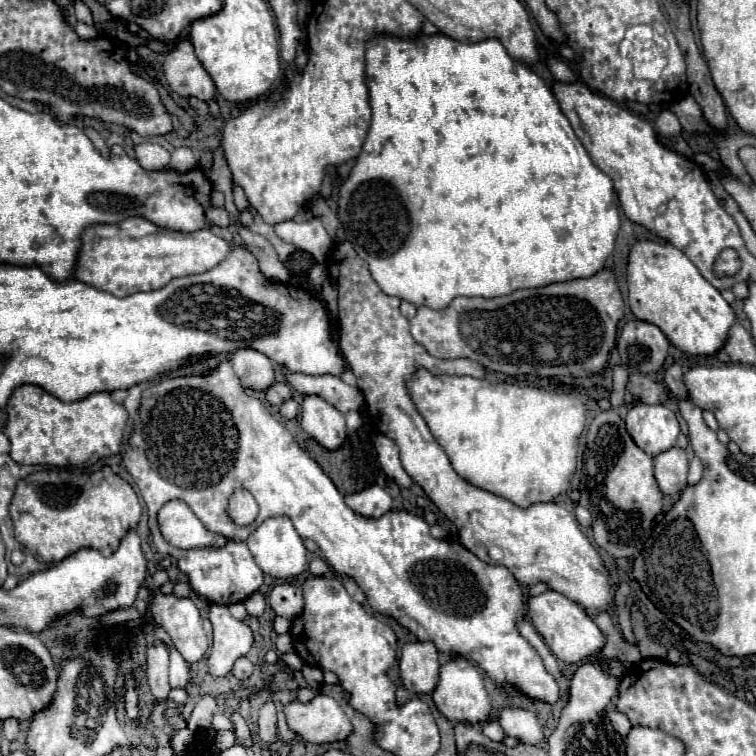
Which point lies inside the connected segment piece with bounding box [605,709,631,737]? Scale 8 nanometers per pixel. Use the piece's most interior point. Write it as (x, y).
(620, 722)

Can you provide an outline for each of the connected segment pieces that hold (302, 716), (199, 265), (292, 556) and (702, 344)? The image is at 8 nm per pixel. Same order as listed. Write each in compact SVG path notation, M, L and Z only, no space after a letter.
M323 693L309 703L293 701L285 705L285 713L291 731L309 743L345 741L353 731L353 725L341 705Z
M131 217L115 225L85 229L75 277L87 285L125 297L137 291L161 289L175 277L205 273L217 267L235 247L241 247L241 243L227 241L211 229L181 233L157 227L143 217Z
M287 517L265 519L265 523L261 523L249 535L247 545L249 545L257 565L263 569L263 573L267 573L271 577L289 579L289 577L297 577L299 573L303 573L307 569L307 549L303 545L303 539L297 535L293 523Z
M641 241L629 253L627 265L627 285L629 285L629 305L637 319L657 325L665 337L689 355L715 355L729 335L729 327L735 323L733 307L721 297L719 289L715 289L699 269L685 257L683 251L673 247L671 243L661 241Z

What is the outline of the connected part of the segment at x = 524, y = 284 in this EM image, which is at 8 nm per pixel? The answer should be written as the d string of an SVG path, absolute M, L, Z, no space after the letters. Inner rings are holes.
M421 35L407 41L395 37L371 39L367 43L365 55L365 85L369 89L373 119L363 151L357 157L349 179L339 189L339 219L343 223L347 241L353 245L357 255L367 261L373 279L387 295L399 297L413 305L443 309L461 295L489 299L509 295L517 289L543 287L549 283L591 277L597 271L605 269L619 231L619 209L613 183L589 159L585 147L573 133L569 119L559 109L553 91L529 67L515 63L507 55L501 41L485 39L481 43L463 43L445 35Z

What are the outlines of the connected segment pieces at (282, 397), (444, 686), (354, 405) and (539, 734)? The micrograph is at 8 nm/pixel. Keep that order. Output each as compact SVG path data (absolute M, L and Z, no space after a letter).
M275 383L275 385L271 385L271 387L265 391L265 397L267 397L267 401L269 401L271 405L277 405L277 407L279 407L283 401L291 399L293 393L291 393L291 387L289 387L287 383Z
M455 657L441 667L441 679L437 683L437 689L433 691L433 701L435 701L435 707L449 721L457 721L457 723L479 725L479 723L485 723L489 719L489 713L491 713L491 697L485 691L483 677L463 657Z
M285 373L285 379L291 387L295 387L303 395L321 395L321 399L329 399L333 407L337 407L341 413L355 411L363 405L363 393L357 387L351 387L341 381L341 377L335 375L291 375Z
M503 709L499 723L503 727L503 731L515 739L519 739L521 743L527 745L543 745L545 737L543 737L543 727L537 721L537 717L529 711L523 709Z

